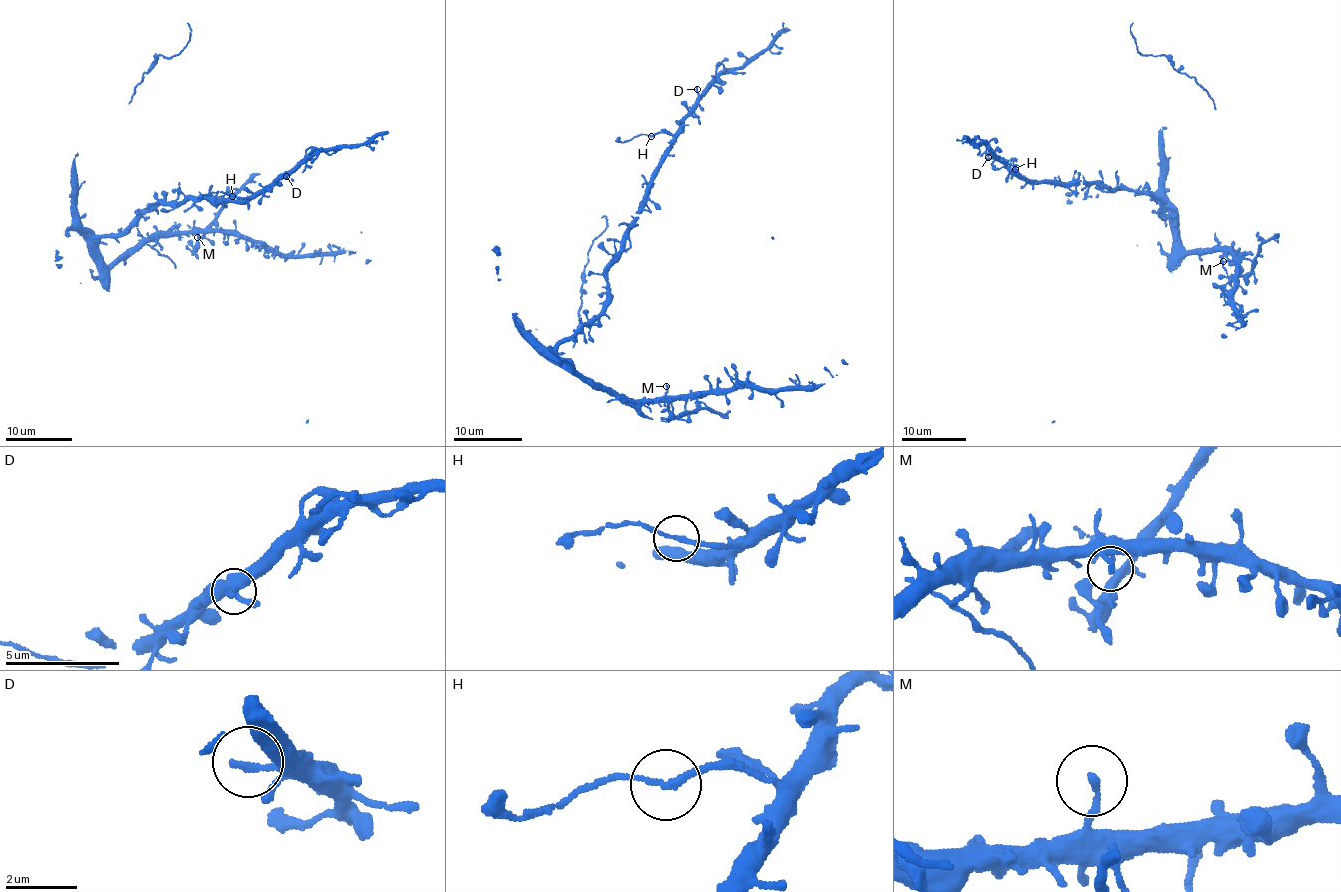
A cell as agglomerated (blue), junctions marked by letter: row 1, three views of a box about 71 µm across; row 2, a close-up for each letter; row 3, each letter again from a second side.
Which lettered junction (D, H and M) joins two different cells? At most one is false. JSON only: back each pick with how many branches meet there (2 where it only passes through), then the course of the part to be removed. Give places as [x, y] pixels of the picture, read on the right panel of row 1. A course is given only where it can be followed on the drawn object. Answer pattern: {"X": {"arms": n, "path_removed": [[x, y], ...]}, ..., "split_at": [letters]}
{"H": {"arms": 2}, "split_at": ["H"]}

